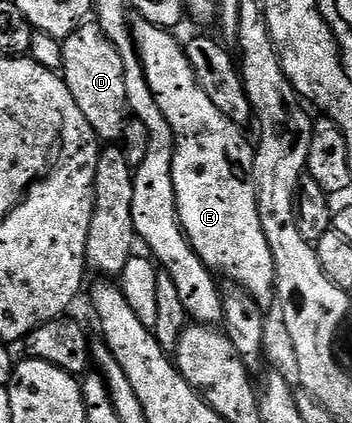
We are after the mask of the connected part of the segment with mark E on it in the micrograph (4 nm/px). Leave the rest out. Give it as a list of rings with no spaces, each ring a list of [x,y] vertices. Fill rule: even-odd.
[[[135,17],[132,22],[134,47],[138,49],[138,59],[142,62],[144,76],[148,80],[148,88],[152,88],[152,96],[156,100],[159,112],[166,118],[169,133],[172,135],[172,184],[176,192],[178,218],[182,222],[182,231],[192,244],[196,256],[204,260],[204,264],[215,275],[227,274],[229,281],[242,287],[262,307],[266,308],[275,301],[276,264],[272,260],[272,248],[268,248],[268,240],[264,240],[264,228],[260,228],[260,212],[258,211],[258,193],[254,187],[254,146],[246,143],[239,127],[204,92],[204,88],[196,80],[196,72],[192,72],[192,64],[188,64],[185,45],[177,42],[169,30],[161,30],[156,24],[148,24],[148,20]]]

